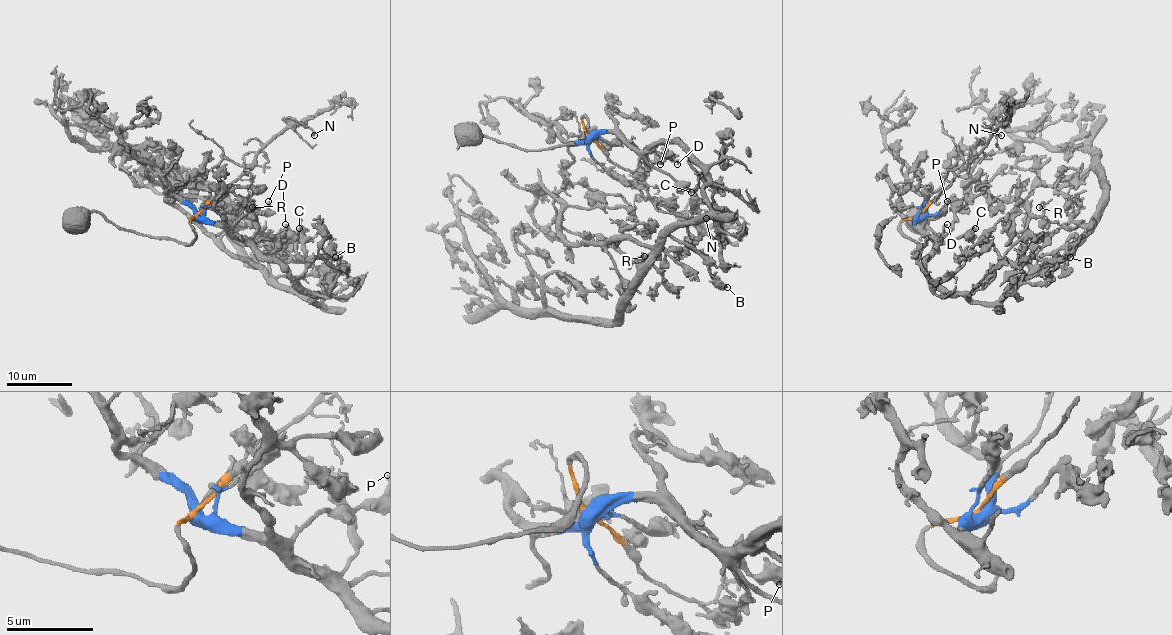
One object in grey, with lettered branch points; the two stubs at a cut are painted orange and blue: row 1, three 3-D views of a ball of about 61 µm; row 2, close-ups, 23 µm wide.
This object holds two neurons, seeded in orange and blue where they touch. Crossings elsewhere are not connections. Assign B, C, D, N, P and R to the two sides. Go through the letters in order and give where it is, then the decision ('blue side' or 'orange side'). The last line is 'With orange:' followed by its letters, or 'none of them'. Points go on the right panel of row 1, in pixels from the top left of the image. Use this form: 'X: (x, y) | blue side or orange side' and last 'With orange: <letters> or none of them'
B: (1070, 257) | blue side
C: (975, 228) | blue side
D: (947, 224) | blue side
N: (1001, 135) | orange side
P: (947, 201) | blue side
R: (1039, 207) | blue side
With orange: N

